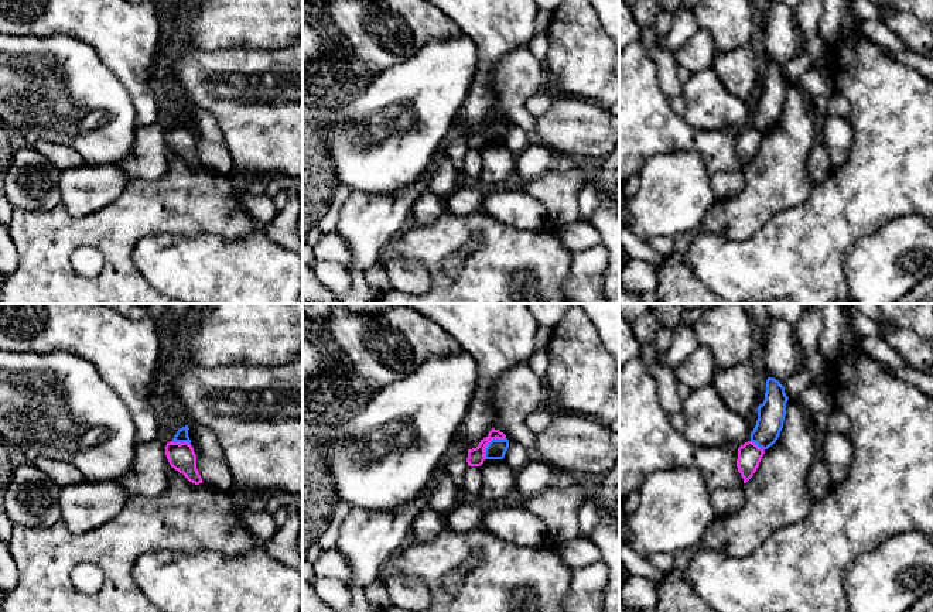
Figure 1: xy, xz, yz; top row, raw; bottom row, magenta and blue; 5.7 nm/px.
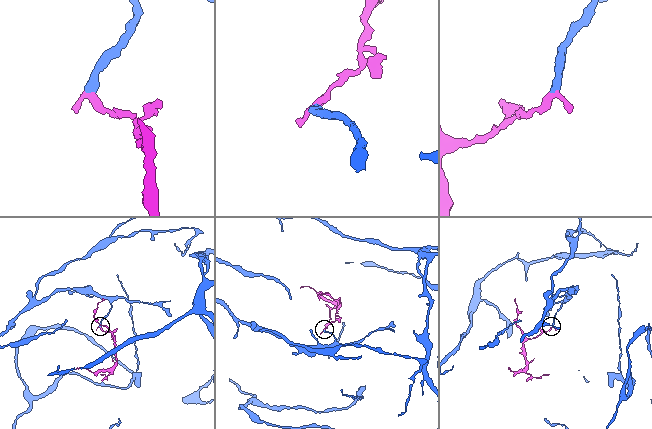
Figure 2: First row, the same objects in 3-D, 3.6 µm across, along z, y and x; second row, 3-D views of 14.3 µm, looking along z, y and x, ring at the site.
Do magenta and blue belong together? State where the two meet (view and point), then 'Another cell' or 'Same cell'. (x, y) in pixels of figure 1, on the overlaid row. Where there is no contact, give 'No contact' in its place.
Touches magenta at xz (488, 443). Another cell

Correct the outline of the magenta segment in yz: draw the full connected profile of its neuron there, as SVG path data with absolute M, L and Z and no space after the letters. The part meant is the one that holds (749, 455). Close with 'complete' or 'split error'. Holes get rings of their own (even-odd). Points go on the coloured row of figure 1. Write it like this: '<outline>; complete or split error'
M748 441L738 448L737 468L744 483L746 483L756 472L765 449L759 448L755 442Z; complete

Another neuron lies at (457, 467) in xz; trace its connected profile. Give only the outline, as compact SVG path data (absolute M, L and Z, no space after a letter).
M468 449L459 451L455 457L451 458L448 464L448 473L454 479L458 489L462 488L464 483L464 475L468 468Z

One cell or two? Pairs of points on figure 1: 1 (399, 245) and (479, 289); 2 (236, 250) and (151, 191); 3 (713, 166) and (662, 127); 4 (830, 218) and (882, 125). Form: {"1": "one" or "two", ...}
{"1": "one", "2": "two", "3": "one", "4": "one"}

